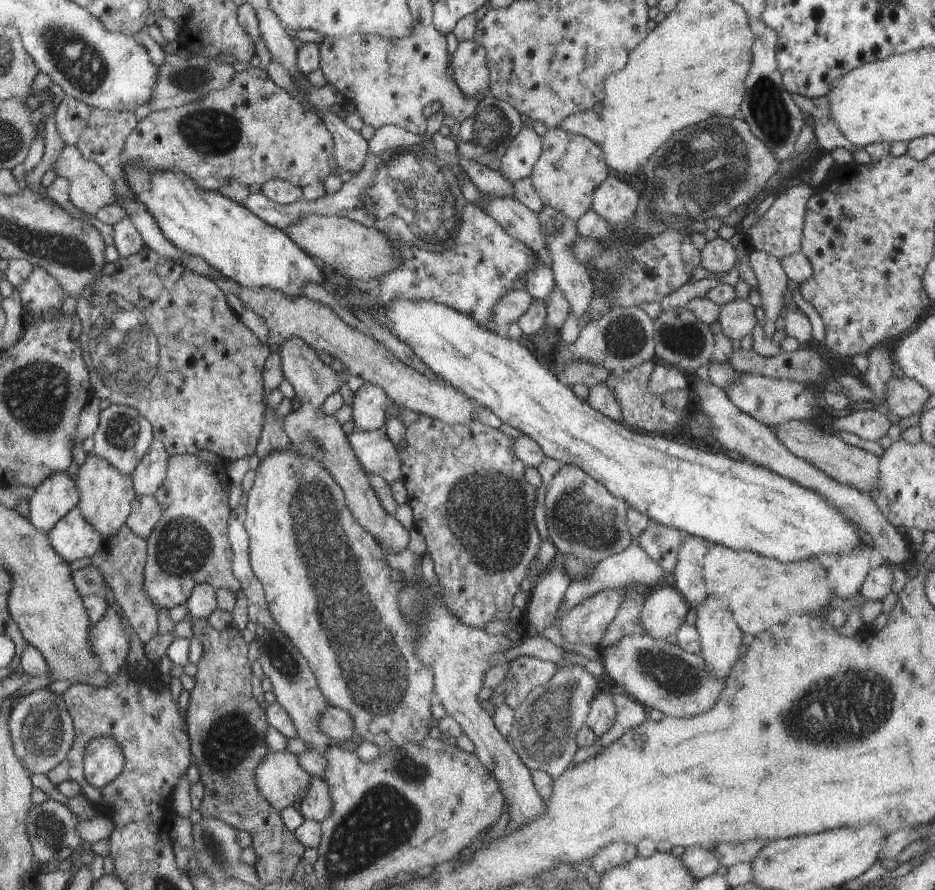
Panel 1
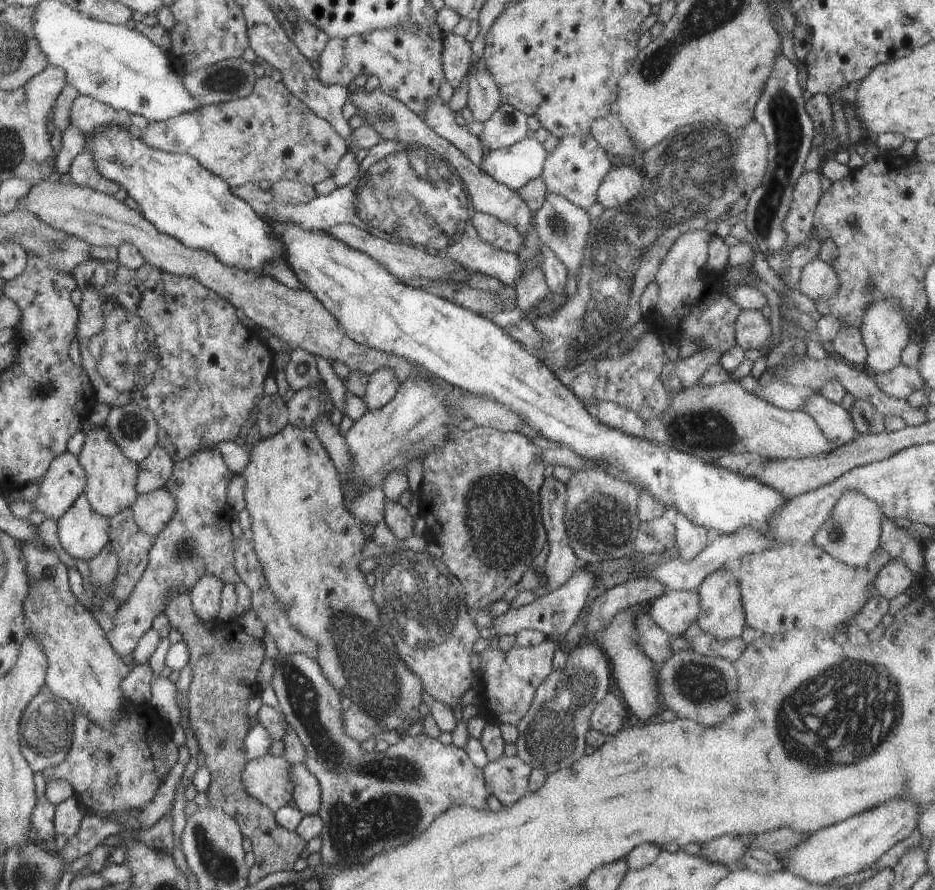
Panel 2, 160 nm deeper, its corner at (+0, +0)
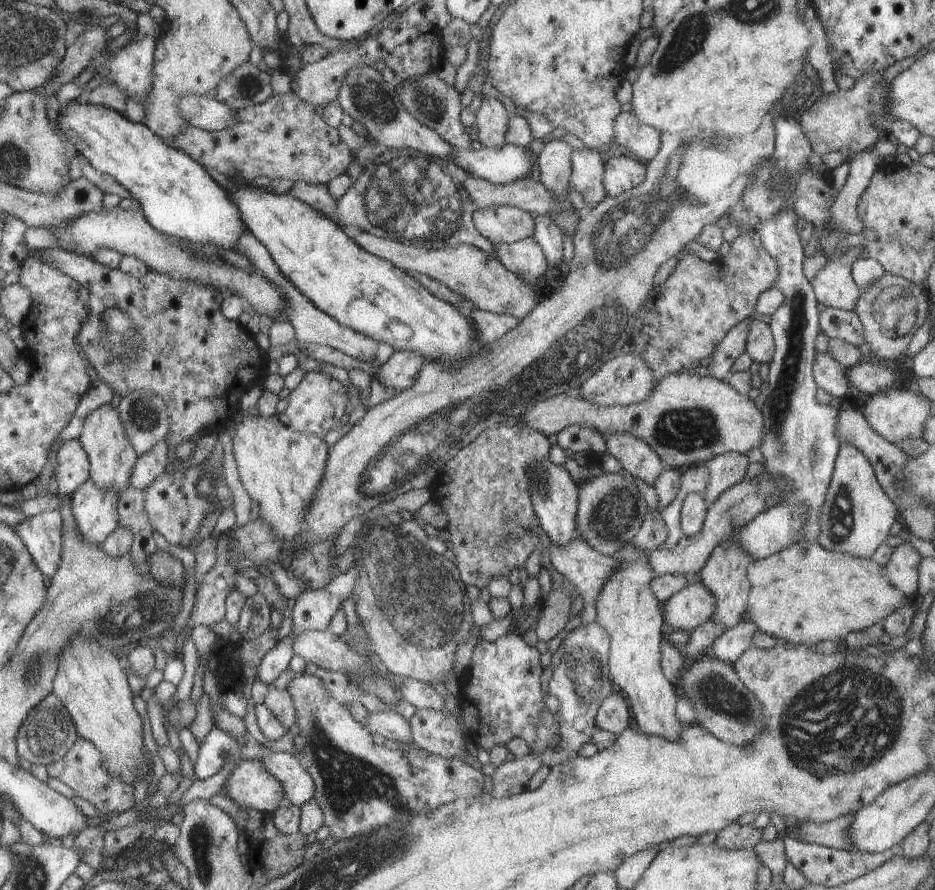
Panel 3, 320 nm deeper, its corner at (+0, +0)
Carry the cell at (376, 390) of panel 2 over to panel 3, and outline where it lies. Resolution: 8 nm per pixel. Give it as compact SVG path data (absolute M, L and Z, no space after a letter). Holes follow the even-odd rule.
M410 349L394 351L391 357L379 368L378 380L385 387L394 388L397 393L414 386L422 364L423 356Z

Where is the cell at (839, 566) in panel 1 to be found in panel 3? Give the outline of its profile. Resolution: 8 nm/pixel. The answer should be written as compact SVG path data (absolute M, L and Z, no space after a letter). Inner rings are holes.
M842 443L821 508L820 534L816 542L829 551L836 549L870 559L876 548L890 536L890 527L896 520L899 520L897 506L882 490L873 466L852 443Z

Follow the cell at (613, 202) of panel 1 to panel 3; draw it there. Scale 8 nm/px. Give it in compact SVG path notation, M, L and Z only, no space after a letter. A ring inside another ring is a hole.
M628 156L611 157L605 161L603 185L607 196L617 197L642 184L646 177L646 164Z

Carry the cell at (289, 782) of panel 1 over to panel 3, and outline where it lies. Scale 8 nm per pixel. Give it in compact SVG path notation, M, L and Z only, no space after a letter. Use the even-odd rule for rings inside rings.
M258 759L245 760L238 763L229 774L224 786L224 796L232 799L239 807L256 809L263 813L273 813L284 800L282 785L262 766Z

